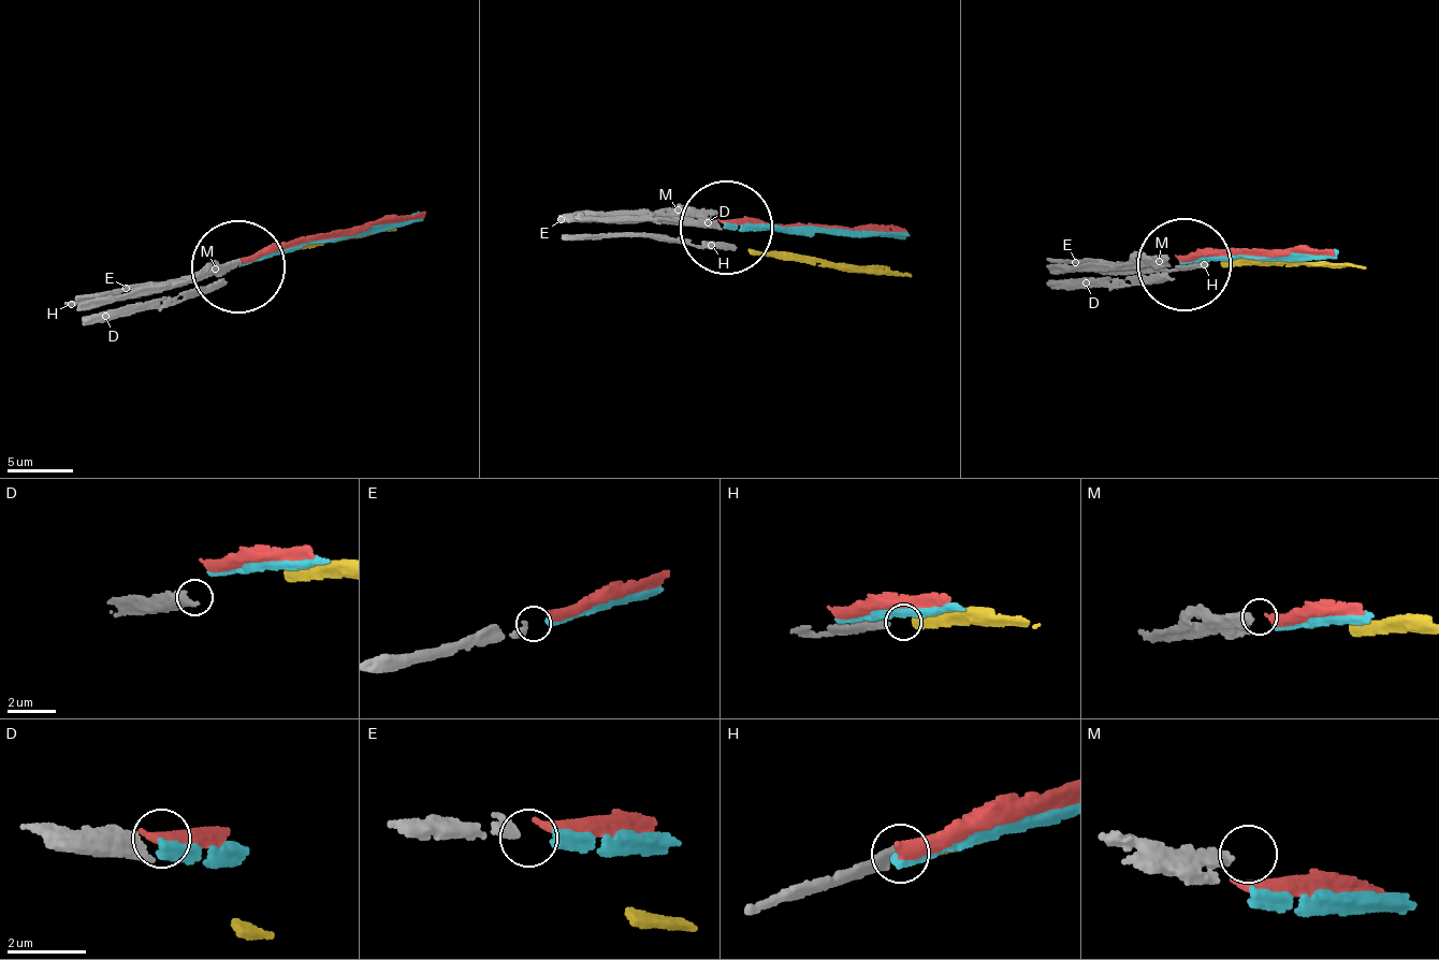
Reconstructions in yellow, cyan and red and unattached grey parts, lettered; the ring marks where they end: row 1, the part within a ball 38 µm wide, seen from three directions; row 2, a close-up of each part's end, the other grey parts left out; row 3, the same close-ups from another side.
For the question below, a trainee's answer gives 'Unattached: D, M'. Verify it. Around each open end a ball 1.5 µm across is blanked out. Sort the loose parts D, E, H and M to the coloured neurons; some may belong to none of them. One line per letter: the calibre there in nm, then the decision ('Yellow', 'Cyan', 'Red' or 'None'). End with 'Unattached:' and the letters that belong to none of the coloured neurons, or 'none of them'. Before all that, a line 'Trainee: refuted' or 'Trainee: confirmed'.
Trainee: confirmed
D: Thickness 320 nm. None
E: Thickness 280 nm. Cyan
H: Thickness 320 nm. Yellow
M: Thickness 400 nm. None
Unattached: D, M

